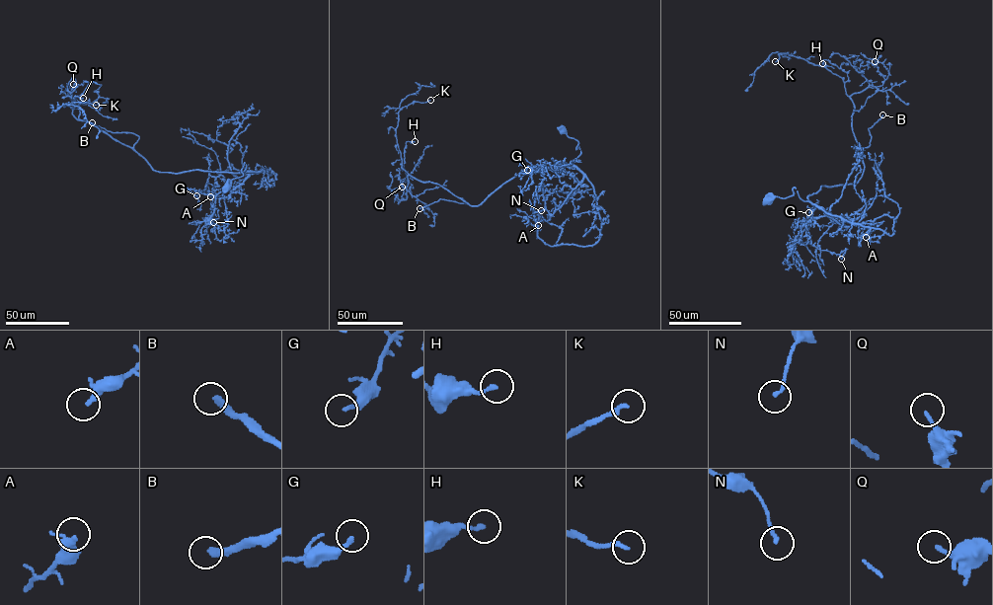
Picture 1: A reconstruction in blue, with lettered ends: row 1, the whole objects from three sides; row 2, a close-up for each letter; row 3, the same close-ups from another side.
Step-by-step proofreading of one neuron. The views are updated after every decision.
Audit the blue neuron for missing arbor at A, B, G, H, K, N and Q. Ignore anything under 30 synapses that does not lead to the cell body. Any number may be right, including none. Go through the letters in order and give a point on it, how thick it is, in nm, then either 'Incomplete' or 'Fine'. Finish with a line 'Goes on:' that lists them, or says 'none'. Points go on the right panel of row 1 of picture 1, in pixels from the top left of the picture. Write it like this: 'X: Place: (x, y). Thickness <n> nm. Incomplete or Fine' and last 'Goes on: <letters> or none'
A: Place: (866, 237). Thickness 200 nm. Fine
B: Place: (882, 114). Thickness 320 nm. Incomplete
G: Place: (808, 212). Thickness 180 nm. Fine
H: Place: (822, 63). Thickness 180 nm. Fine
K: Place: (775, 61). Thickness 190 nm. Incomplete
N: Place: (841, 259). Thickness 140 nm. Fine
Q: Place: (875, 61). Thickness 160 nm. Fine
Goes on: B, K

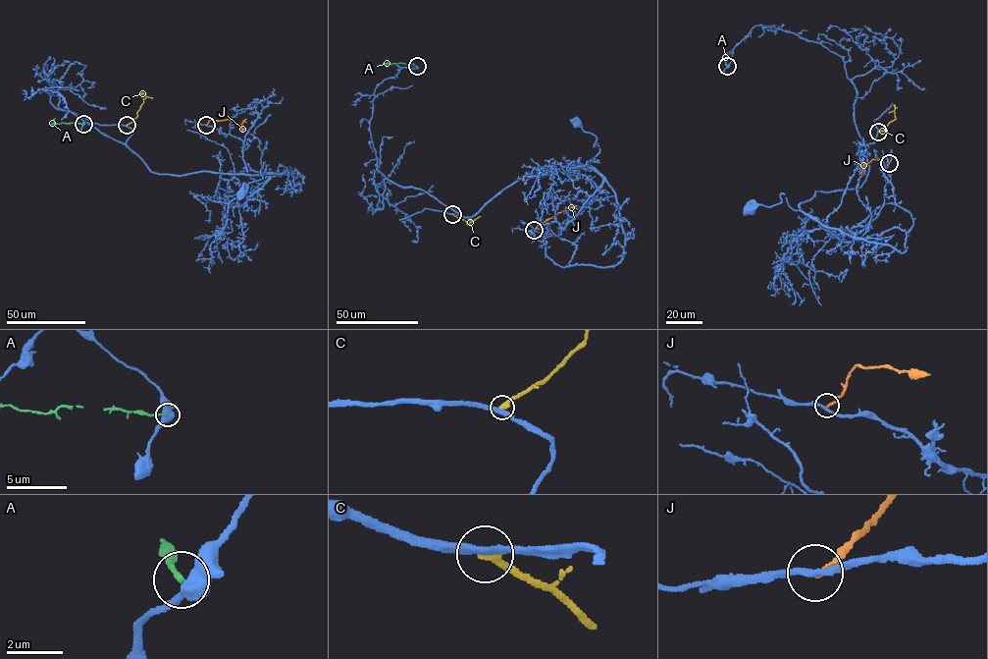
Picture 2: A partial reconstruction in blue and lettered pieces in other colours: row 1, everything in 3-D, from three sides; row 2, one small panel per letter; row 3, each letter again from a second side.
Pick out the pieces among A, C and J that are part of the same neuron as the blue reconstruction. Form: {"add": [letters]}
{"add": []}

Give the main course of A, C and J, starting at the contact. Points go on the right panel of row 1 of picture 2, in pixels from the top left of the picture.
A: (727, 67), (725, 57), (731, 51)
C: (878, 132), (895, 119), (894, 111), (889, 113)
J: (889, 163), (886, 157), (873, 159), (867, 163)

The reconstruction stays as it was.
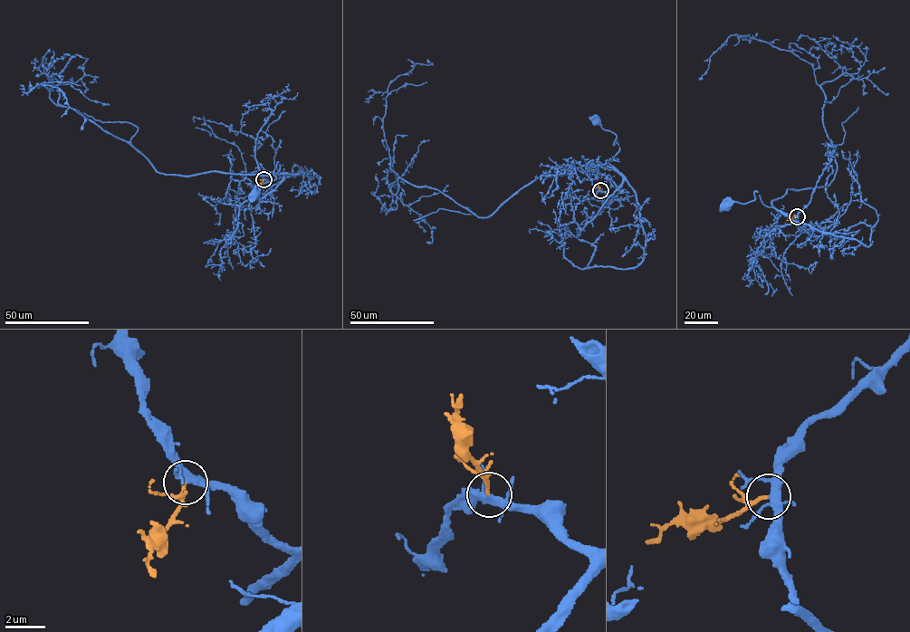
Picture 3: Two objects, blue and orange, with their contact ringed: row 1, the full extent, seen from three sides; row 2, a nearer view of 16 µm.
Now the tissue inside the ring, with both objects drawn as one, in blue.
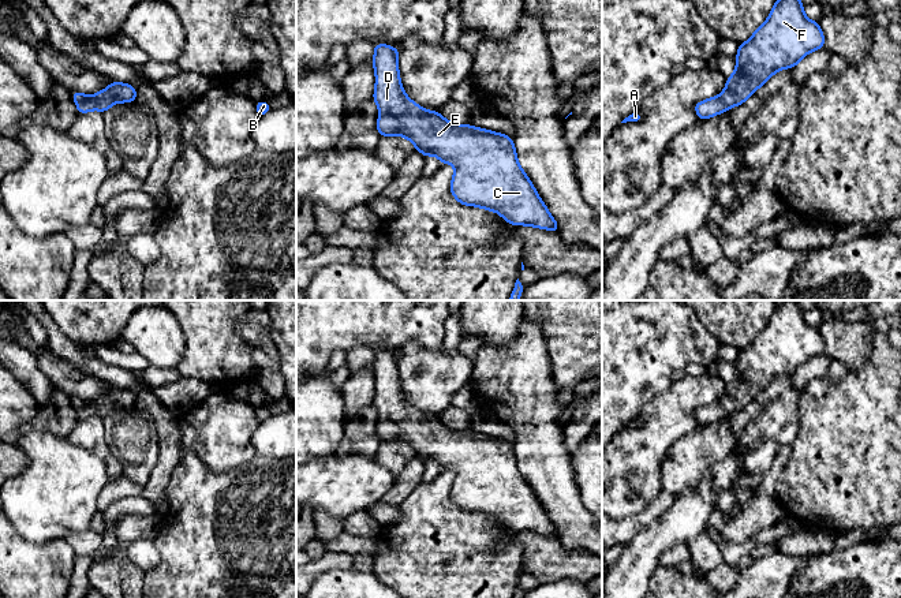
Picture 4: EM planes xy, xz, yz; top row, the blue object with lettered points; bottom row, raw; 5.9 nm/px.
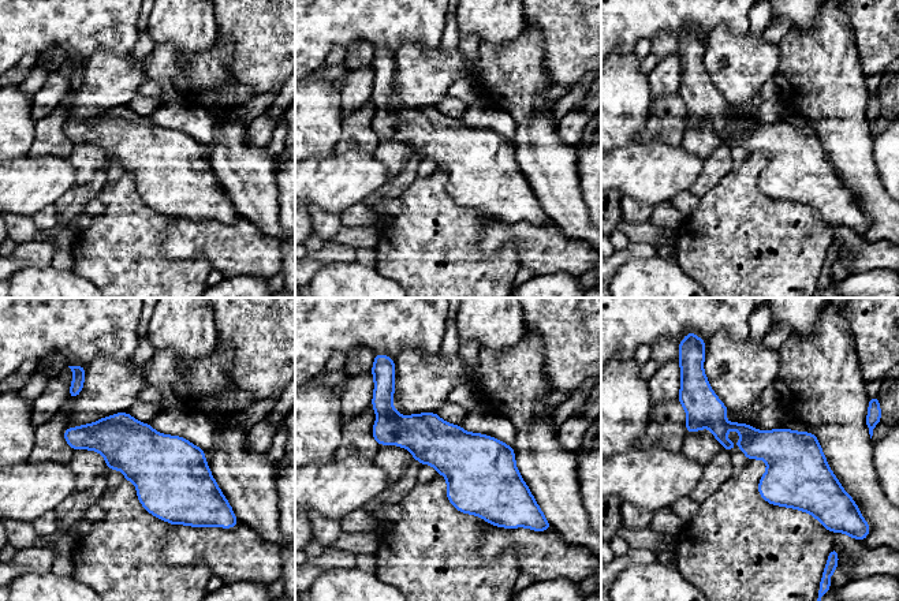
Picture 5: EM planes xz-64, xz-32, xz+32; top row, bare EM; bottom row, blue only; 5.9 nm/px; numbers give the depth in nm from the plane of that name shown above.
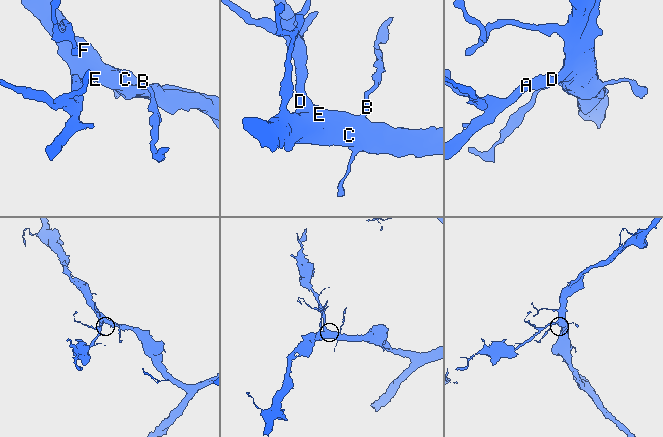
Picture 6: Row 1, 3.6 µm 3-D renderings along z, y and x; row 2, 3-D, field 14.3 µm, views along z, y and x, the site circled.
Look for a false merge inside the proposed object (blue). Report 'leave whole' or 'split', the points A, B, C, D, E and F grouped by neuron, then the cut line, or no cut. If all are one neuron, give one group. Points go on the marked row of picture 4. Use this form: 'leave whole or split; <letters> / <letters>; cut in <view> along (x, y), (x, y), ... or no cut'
leave whole; A B C D E F; no cut

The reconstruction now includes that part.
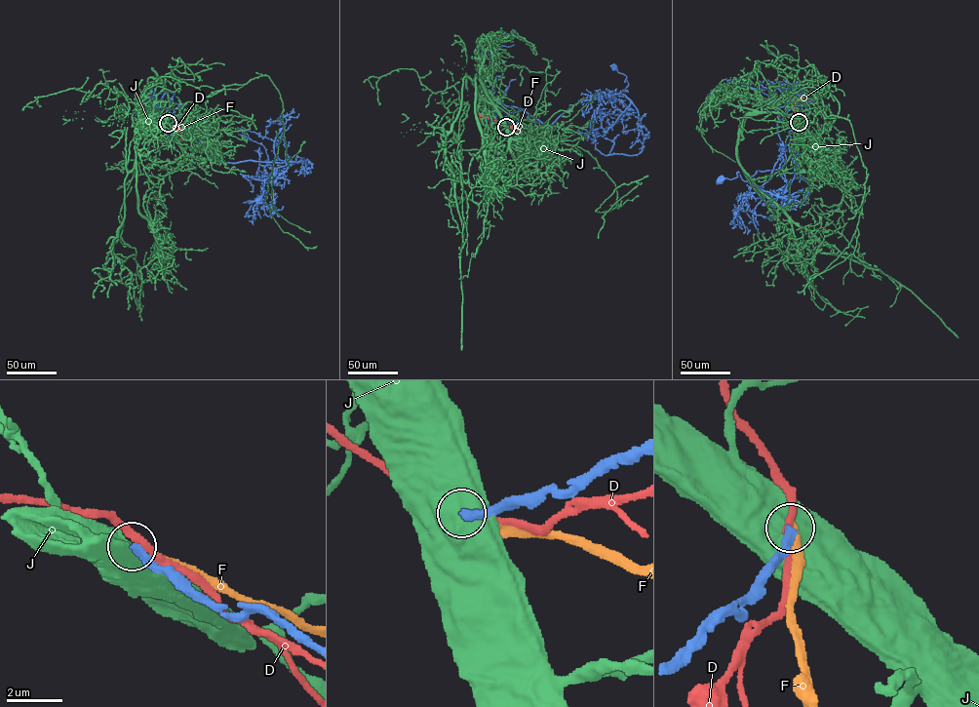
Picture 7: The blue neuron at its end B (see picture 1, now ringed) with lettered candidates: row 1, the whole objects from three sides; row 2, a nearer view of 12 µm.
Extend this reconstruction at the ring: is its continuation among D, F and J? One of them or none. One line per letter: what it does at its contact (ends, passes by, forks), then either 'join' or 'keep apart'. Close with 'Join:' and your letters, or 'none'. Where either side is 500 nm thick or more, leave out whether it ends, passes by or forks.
D: it passes by; keep apart
F: it ends there; keep apart
J: keep apart
Join: none

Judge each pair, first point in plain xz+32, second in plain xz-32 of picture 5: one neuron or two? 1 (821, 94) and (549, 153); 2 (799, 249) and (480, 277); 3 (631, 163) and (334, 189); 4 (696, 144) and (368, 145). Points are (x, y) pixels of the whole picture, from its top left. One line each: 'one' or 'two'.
1: one
2: one
3: one
4: two

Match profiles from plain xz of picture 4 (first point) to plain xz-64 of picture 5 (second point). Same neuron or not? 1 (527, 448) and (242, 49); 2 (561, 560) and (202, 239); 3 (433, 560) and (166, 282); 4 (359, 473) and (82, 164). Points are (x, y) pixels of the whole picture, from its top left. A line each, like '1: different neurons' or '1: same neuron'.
1: different neurons
2: same neuron
3: same neuron
4: different neurons

